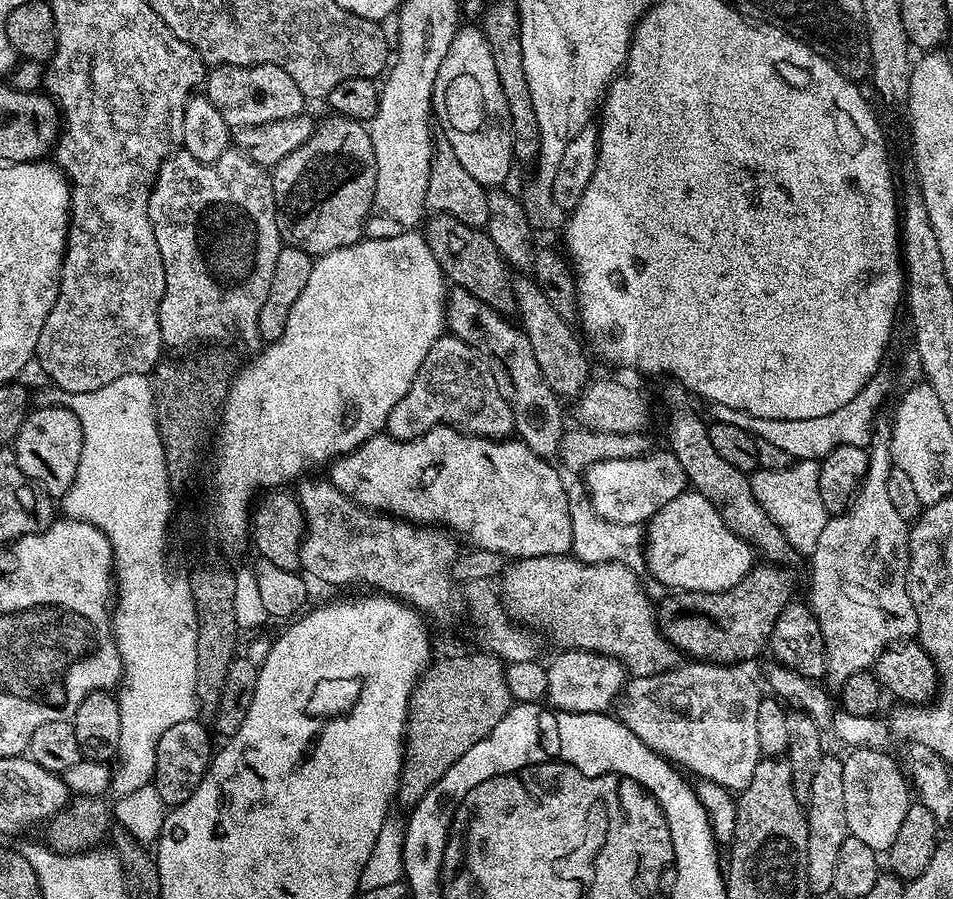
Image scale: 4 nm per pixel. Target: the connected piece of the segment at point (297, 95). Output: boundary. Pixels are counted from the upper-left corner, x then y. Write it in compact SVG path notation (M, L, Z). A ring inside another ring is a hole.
M225 64L213 67L206 76L206 95L210 102L214 102L214 110L226 118L229 128L249 128L250 126L262 126L268 122L278 122L282 118L294 118L305 111L306 98L298 86L294 86L294 78L286 74L273 64L255 64L252 67L226 66Z

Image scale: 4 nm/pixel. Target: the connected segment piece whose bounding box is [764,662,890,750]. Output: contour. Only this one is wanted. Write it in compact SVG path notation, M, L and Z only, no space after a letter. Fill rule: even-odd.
M772 662L769 668L765 670L764 676L768 679L768 684L772 687L771 695L779 698L785 705L791 706L793 709L805 712L810 718L814 718L814 722L821 726L827 726L832 720L832 732L841 740L842 743L848 744L849 749L854 748L876 748L879 750L887 749L890 741L890 729L879 715L875 716L859 716L858 714L850 714L843 710L837 710L832 716L832 706L828 702L829 693L823 687L819 688L807 676L798 674L794 670L790 670L786 666Z

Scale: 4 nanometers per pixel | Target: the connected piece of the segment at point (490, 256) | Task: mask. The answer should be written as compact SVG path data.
M432 214L427 217L422 234L430 246L430 254L438 258L438 266L455 287L464 288L501 314L516 312L513 273L498 247L488 237L487 231L466 226L453 216Z

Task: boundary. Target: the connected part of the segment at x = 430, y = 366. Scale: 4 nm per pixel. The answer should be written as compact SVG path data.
M451 334L441 336L438 342L434 342L434 346L430 346L430 354L426 354L426 362L422 362L410 390L406 390L402 402L398 402L394 410L390 410L386 432L395 440L417 440L431 428L441 426L459 428L469 436L482 436L485 440L502 440L511 437L515 426L511 407L502 395L498 394L498 387L495 386L494 378L491 377L491 372L483 359L466 342L460 341Z

